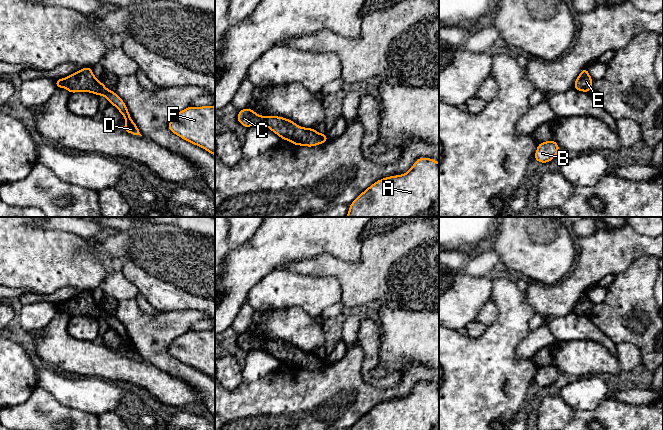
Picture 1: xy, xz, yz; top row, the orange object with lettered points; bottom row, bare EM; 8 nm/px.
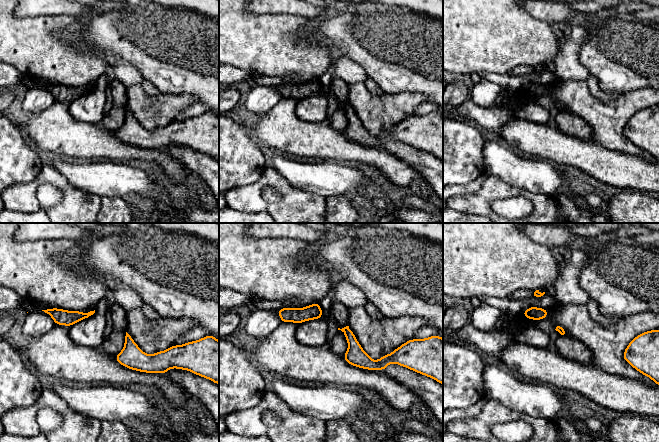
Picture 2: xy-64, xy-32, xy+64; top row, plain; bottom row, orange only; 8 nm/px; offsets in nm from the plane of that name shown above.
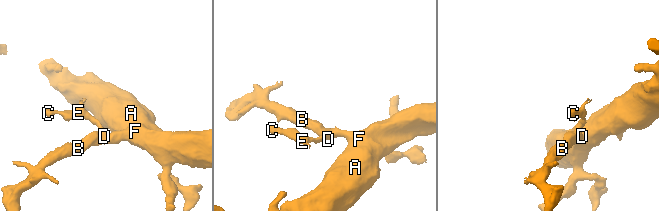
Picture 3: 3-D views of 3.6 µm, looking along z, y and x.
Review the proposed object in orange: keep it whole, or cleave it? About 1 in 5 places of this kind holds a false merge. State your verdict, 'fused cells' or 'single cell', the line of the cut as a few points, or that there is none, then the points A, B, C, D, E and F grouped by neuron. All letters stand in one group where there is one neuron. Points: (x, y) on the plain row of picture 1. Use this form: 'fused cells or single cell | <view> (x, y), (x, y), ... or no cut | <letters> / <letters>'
single cell | no cut | A B C D E F

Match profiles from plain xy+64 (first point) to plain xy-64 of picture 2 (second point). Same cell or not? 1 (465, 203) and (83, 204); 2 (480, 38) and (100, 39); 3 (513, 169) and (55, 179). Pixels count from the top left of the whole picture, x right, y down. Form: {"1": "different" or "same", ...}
{"1": "same", "2": "different", "3": "different"}

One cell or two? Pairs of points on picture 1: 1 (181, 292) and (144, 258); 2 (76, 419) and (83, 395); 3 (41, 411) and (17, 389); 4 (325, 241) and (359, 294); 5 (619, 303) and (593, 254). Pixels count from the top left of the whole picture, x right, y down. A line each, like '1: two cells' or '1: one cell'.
1: one cell
2: two cells
3: two cells
4: two cells
5: two cells

